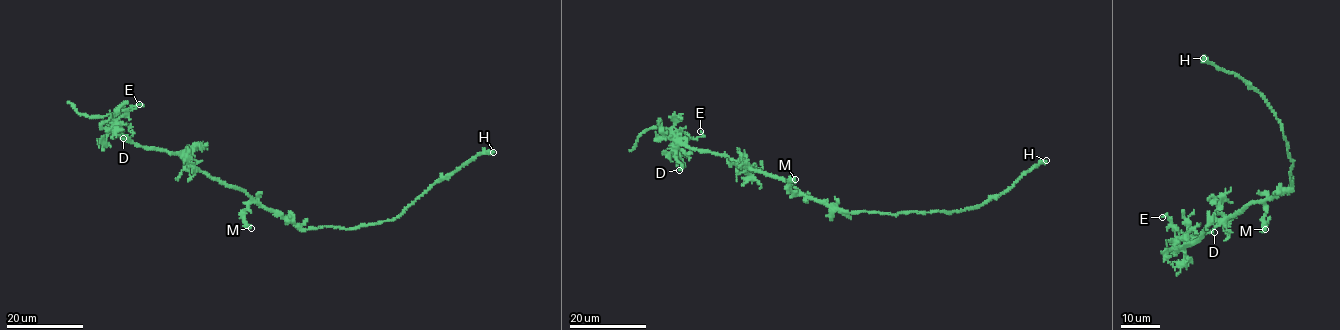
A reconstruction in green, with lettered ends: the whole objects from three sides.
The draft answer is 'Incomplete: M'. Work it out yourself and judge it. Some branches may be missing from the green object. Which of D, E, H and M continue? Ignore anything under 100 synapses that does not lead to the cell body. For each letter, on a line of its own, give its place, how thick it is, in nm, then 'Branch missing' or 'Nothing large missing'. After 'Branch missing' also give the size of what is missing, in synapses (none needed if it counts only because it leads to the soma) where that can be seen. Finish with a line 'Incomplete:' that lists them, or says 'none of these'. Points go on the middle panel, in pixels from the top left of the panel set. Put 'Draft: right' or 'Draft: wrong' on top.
Draft: wrong
D: Place: (679, 170). Thickness 200 nm. Nothing large missing
E: Place: (700, 131). Thickness 120 nm. Nothing large missing
H: Place: (1046, 160). Thickness 650 nm. Nothing large missing
M: Place: (795, 179). Thickness 240 nm. Nothing large missing
Incomplete: none of these

